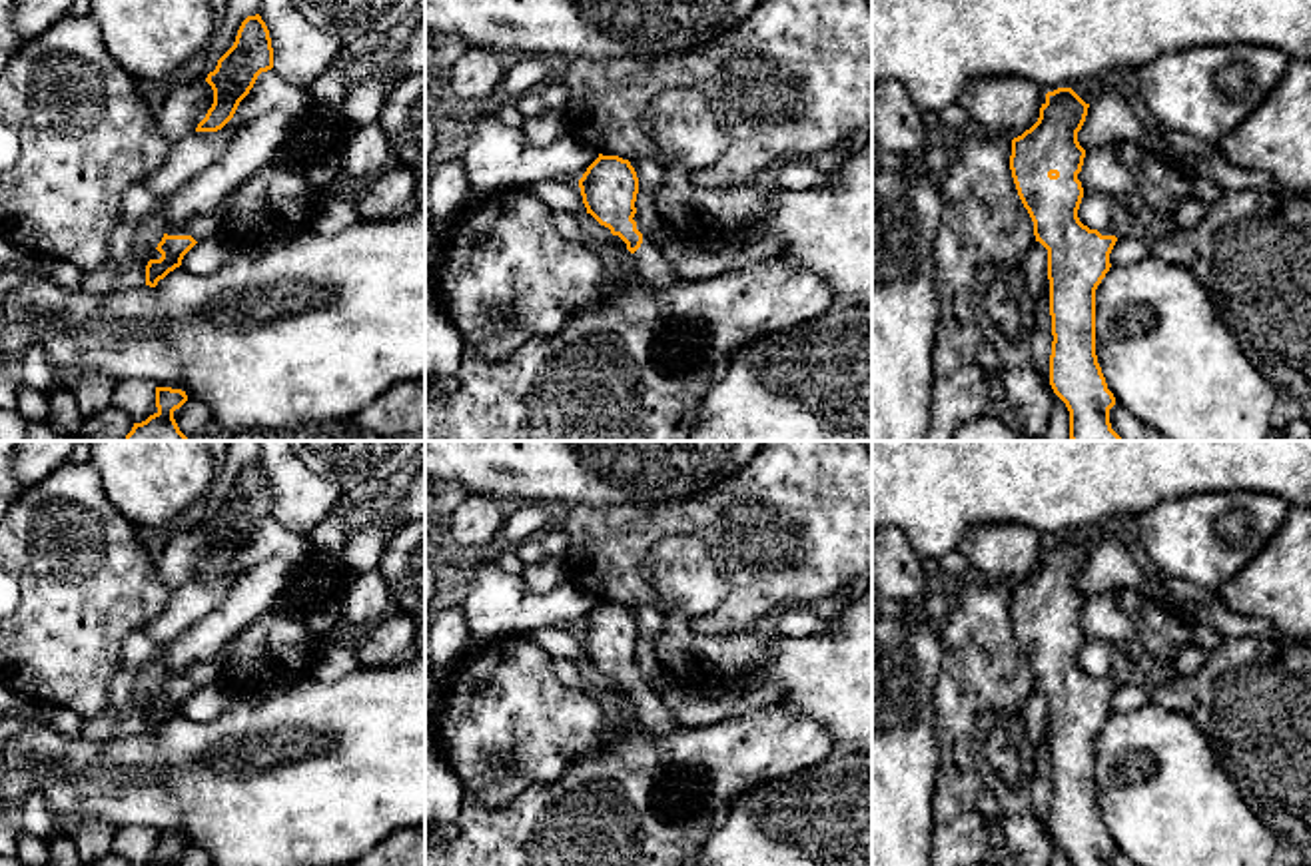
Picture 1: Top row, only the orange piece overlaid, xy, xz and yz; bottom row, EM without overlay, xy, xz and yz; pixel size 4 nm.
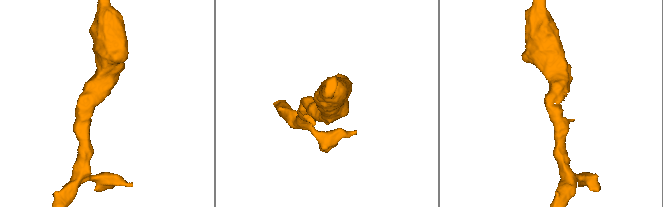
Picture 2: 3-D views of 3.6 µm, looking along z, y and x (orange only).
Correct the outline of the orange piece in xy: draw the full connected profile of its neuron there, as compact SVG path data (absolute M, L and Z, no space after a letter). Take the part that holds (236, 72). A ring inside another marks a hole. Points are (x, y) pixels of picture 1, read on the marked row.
M259 14L247 16L233 46L218 60L206 82L214 90L214 104L196 132L218 132L235 114L239 102L249 94L257 76L273 68L273 48L265 22Z

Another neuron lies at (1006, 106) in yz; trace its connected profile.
M982 76L964 88L958 104L976 130L1014 140L1038 122L1044 94L1026 78Z

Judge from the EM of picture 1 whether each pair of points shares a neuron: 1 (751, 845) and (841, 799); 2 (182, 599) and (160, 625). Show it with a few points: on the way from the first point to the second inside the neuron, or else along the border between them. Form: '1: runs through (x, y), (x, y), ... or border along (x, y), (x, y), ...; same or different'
1: runs through (773, 845), (795, 845), (819, 821); same
2: runs through (180, 605), (166, 619); same

